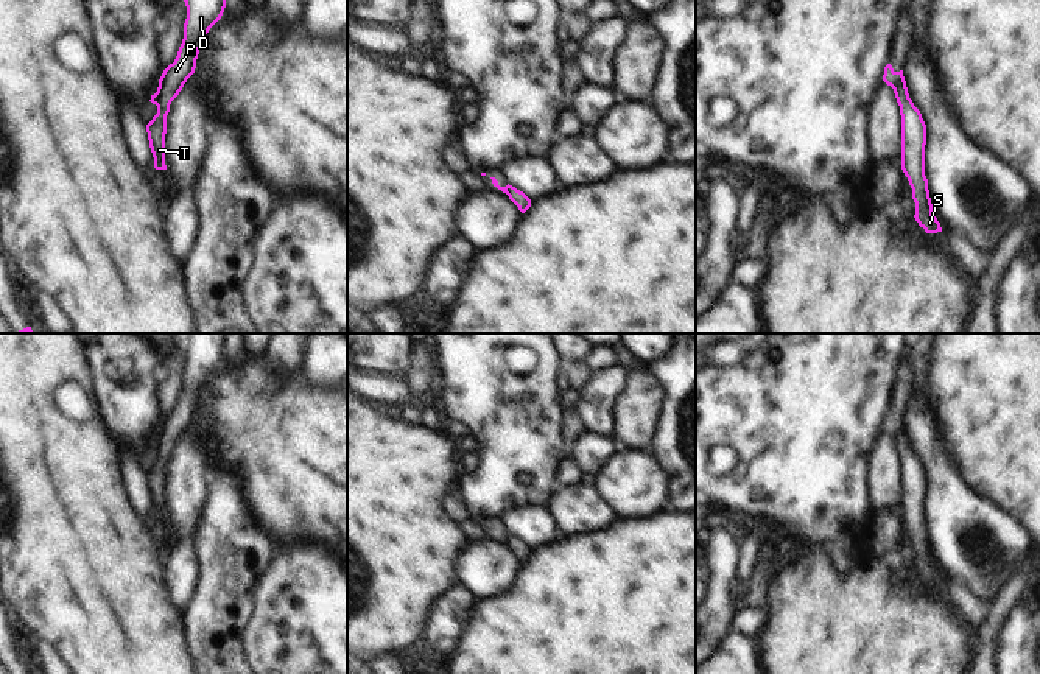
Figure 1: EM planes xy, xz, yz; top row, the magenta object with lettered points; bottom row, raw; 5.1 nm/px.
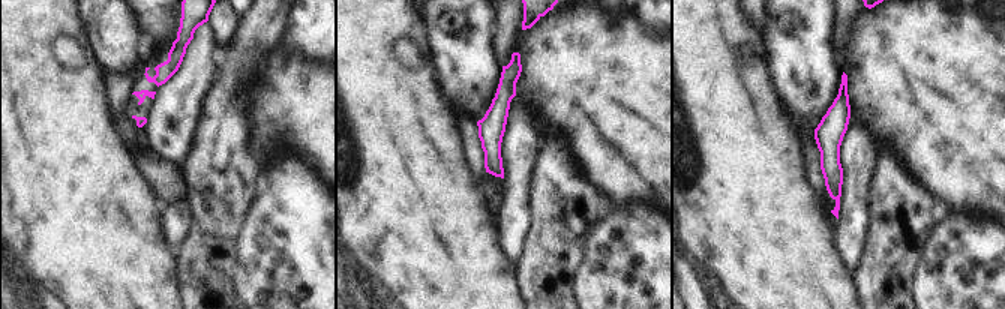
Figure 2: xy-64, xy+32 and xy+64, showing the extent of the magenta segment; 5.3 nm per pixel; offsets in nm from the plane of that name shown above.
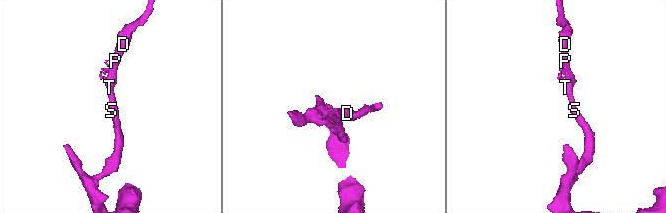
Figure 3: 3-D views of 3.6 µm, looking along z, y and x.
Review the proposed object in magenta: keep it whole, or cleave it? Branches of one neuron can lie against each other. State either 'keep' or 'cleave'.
keep

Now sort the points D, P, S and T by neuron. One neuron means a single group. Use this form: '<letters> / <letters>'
D P S T

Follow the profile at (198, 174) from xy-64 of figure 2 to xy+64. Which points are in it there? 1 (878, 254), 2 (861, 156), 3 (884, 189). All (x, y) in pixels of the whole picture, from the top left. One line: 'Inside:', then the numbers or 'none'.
Inside: 1, 3

